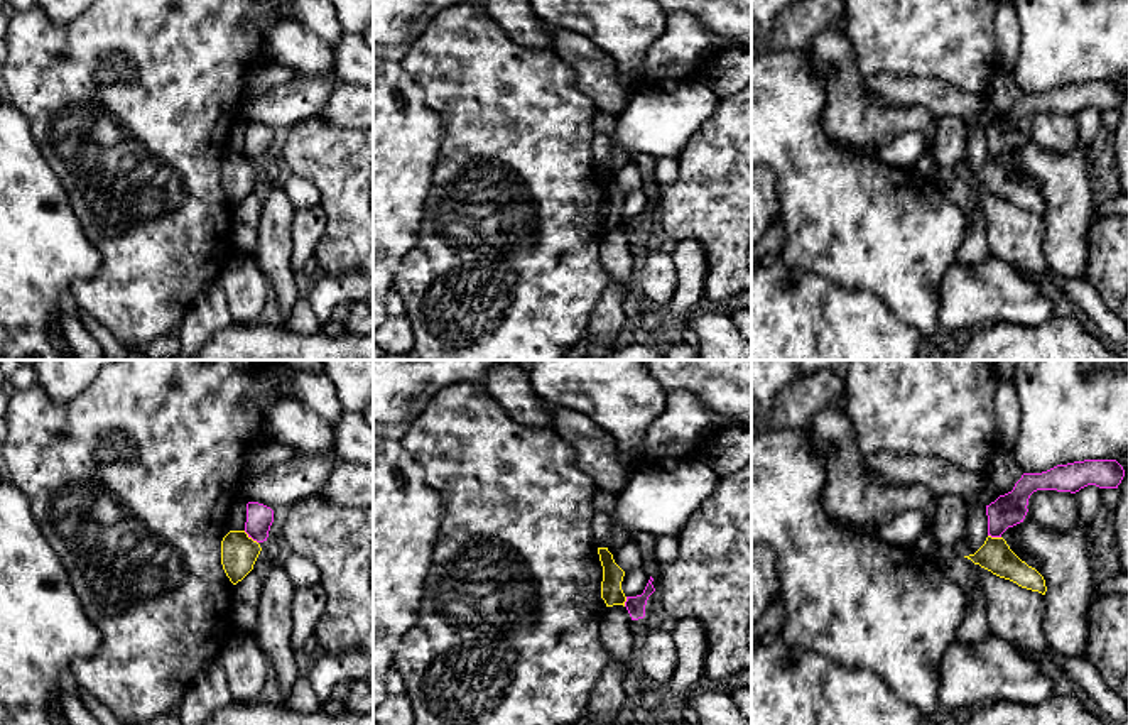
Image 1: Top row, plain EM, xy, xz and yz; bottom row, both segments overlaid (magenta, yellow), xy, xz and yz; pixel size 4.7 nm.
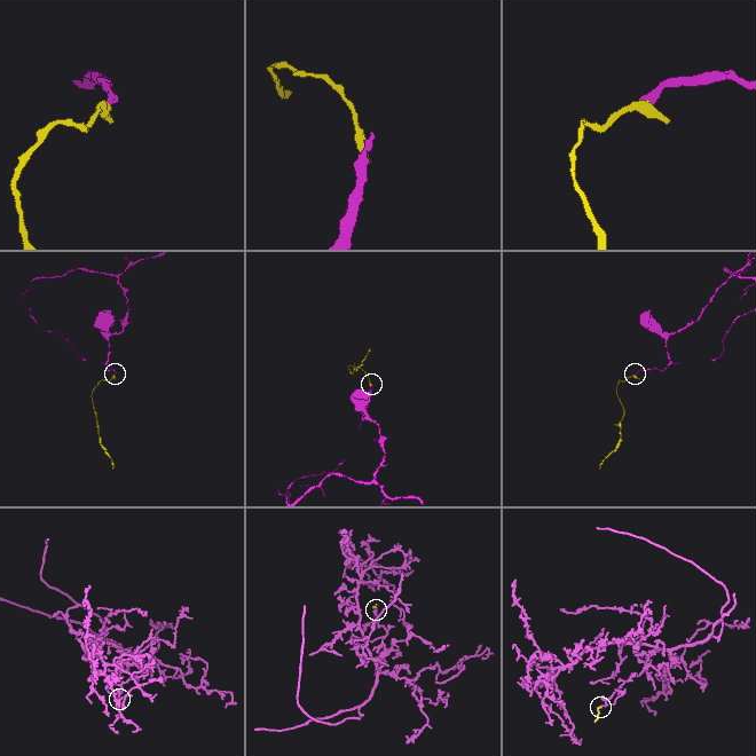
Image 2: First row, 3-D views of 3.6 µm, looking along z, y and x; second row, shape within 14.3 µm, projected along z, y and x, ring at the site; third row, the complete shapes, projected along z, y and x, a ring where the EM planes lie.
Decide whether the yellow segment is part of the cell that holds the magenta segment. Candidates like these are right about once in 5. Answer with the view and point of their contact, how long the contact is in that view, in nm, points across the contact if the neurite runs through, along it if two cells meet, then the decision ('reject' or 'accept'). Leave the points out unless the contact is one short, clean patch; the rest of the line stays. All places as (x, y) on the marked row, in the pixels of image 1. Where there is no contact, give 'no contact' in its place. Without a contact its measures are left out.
meets magenta in xy at (250, 536); contact 90 nm long; border along xy (244, 531), (257, 543); reject

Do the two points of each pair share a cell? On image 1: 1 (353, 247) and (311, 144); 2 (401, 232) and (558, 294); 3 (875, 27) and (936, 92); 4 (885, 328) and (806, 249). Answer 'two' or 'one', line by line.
1: one
2: two
3: two
4: two

